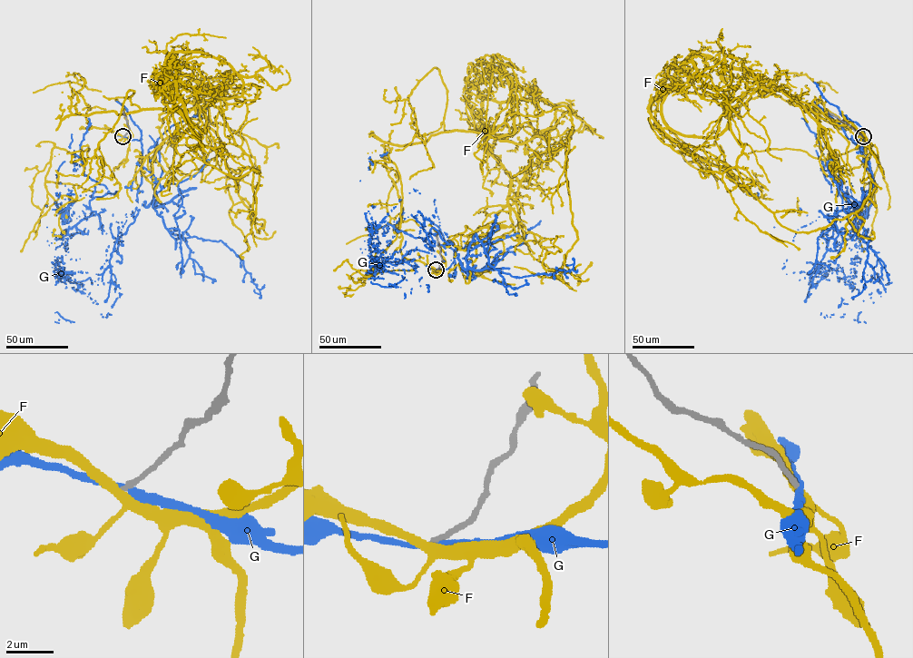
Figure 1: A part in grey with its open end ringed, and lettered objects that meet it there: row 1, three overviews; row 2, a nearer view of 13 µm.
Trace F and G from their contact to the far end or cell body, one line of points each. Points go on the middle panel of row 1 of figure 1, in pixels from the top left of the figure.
F: (436, 270), (383, 144), (453, 131), (436, 68), (369, 158), (401, 207), (363, 285), (368, 228)
G: (436, 270), (454, 259), (472, 279), (474, 248), (370, 261), (377, 225), (419, 193)

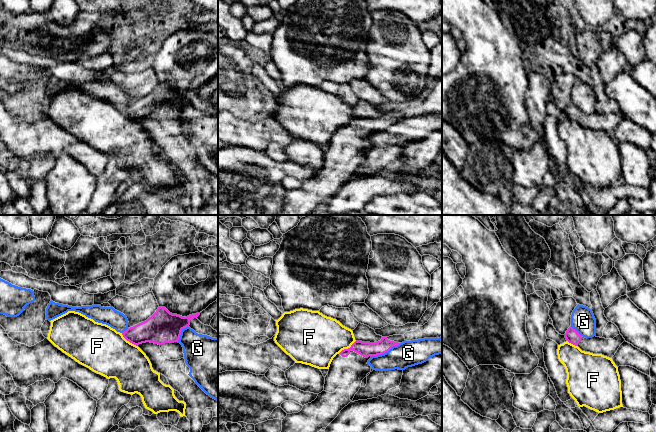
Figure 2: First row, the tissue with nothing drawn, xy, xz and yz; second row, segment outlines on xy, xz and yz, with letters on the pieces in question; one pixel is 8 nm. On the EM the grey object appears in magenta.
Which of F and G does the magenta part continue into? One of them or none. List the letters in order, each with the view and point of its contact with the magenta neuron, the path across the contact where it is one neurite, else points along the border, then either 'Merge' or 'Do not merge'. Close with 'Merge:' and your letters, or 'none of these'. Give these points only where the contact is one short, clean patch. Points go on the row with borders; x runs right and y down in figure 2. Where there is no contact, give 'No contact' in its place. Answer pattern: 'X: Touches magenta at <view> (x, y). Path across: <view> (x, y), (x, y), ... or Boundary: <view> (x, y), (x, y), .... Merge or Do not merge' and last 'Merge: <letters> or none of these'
F: Touches magenta at xy (129, 341). Boundary: xy (121, 333), (127, 340), (137, 346). Do not merge
G: Touches magenta at xz (385, 352). Do not merge
Merge: none of these

